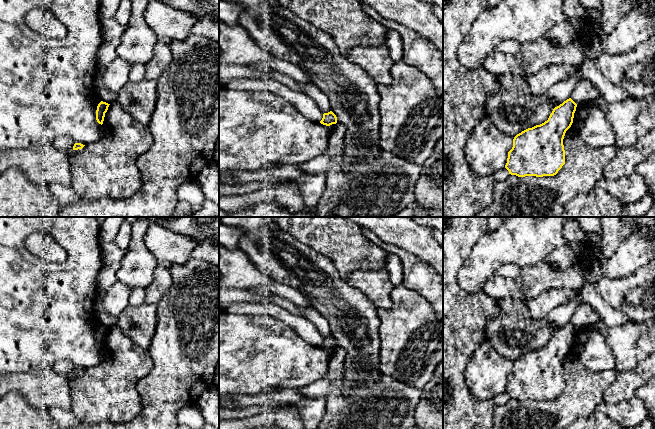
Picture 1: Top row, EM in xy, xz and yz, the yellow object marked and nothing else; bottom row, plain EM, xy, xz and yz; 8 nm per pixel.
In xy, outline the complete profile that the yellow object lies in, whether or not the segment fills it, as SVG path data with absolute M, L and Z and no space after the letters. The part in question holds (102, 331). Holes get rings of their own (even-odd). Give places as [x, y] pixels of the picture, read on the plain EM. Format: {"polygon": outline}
{"polygon": "M101 325L97 330L96 344L101 349L103 348L105 337L107 336L109 329L110 328Z"}

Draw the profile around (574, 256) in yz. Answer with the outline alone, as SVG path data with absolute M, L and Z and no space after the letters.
M568 242L564 246L555 249L546 258L546 261L559 270L566 270L570 266L577 264L587 252L587 245Z

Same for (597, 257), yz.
M595 247L589 254L592 265L601 265L607 259L602 253L600 247Z

